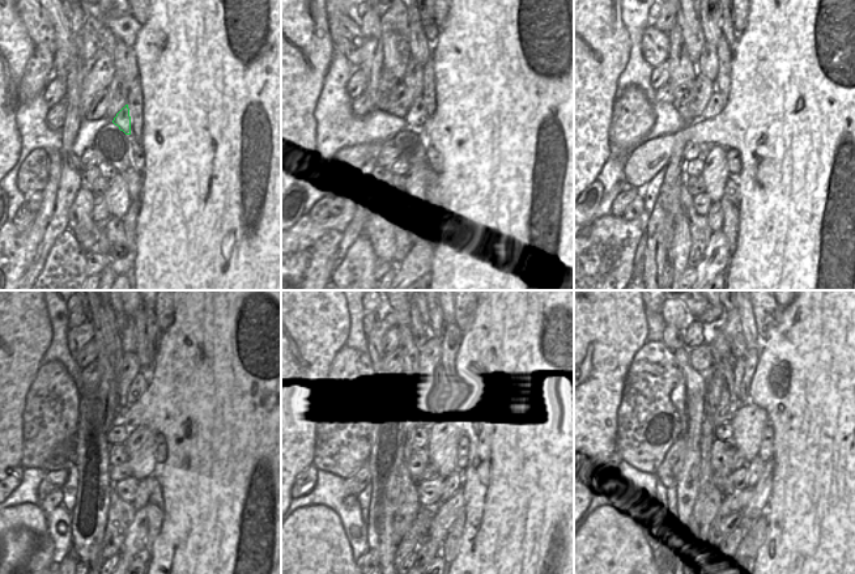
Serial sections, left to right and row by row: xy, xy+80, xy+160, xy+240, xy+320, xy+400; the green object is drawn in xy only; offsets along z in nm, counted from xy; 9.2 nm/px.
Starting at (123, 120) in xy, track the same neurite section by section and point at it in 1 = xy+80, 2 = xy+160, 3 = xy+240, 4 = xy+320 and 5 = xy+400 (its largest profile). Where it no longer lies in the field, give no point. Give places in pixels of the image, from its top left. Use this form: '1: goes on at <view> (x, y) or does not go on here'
1: goes on at xy+80 (416, 117)
2: goes on at xy+160 (717, 103)
3: goes on at xy+240 (140, 383)
4: goes on at xy+320 (435, 388)
5: goes on at xy+400 (740, 365)

